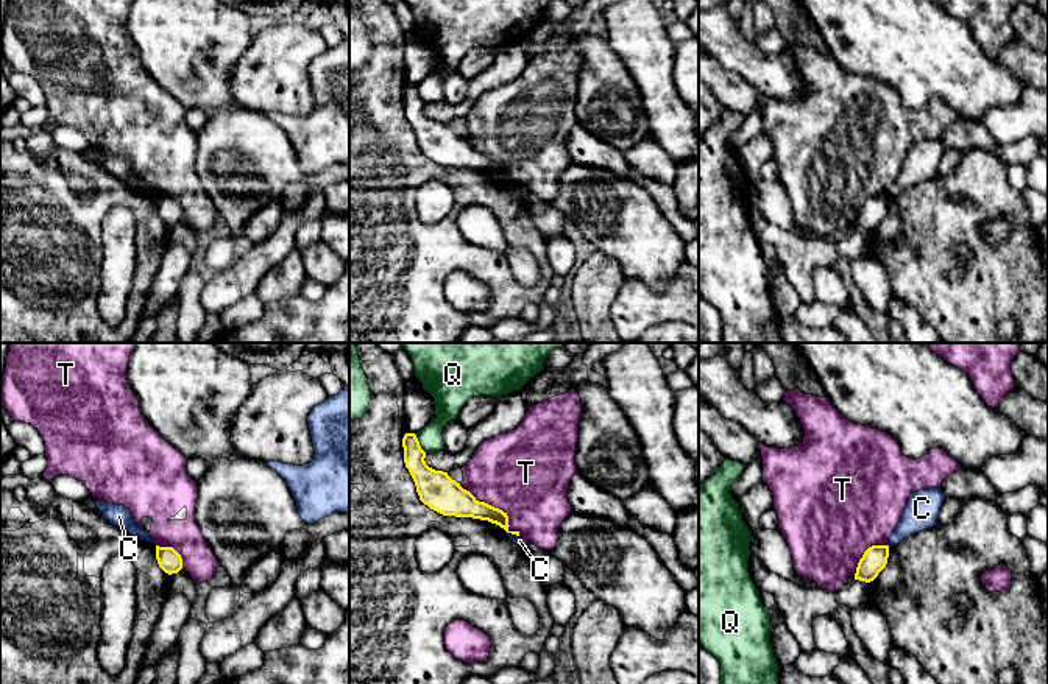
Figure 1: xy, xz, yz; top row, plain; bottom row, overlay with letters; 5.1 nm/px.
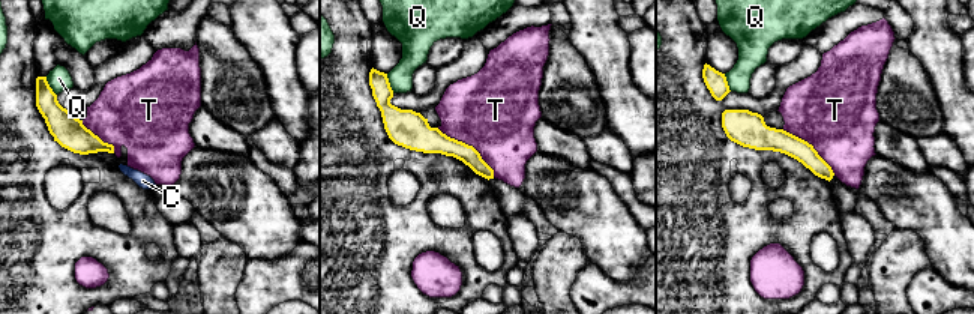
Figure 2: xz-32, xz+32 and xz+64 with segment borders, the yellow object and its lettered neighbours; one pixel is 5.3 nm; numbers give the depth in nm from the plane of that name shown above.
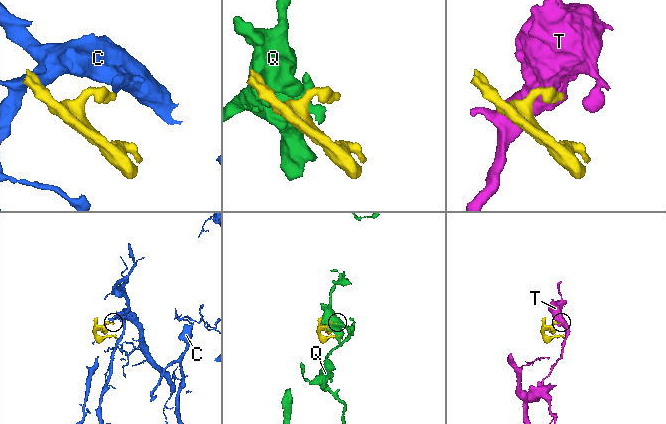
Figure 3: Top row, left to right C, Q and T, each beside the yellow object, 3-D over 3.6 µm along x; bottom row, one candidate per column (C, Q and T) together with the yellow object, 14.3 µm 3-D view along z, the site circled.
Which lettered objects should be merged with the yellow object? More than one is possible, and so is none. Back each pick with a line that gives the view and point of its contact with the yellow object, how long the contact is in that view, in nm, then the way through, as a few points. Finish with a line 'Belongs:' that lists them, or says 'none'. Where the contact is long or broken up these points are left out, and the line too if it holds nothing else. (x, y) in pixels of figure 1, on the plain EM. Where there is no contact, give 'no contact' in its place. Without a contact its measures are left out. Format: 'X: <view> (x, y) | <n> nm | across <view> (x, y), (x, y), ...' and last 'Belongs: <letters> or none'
Belongs: none

